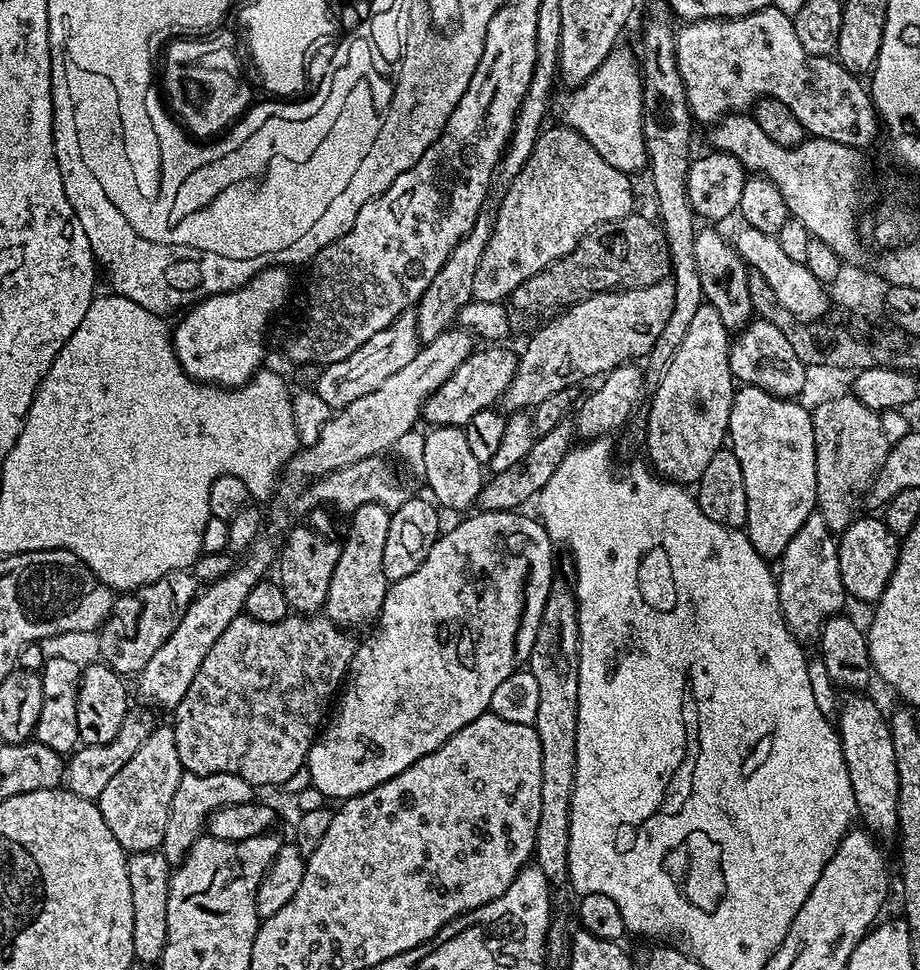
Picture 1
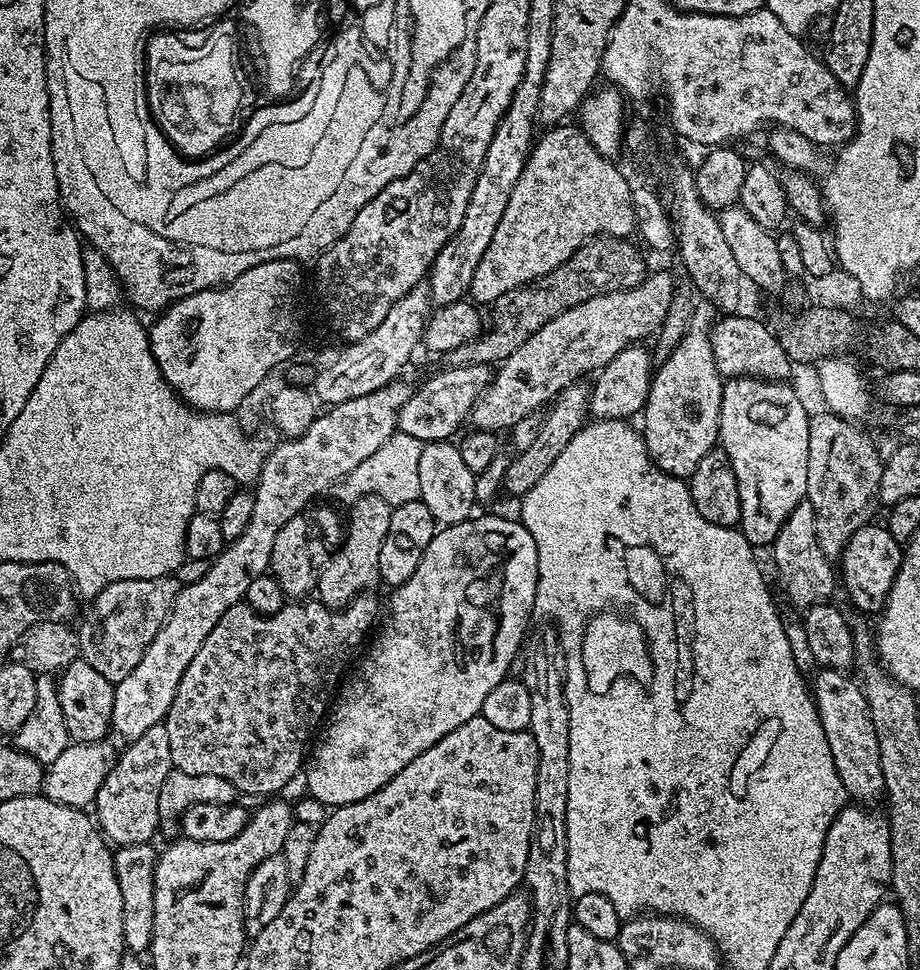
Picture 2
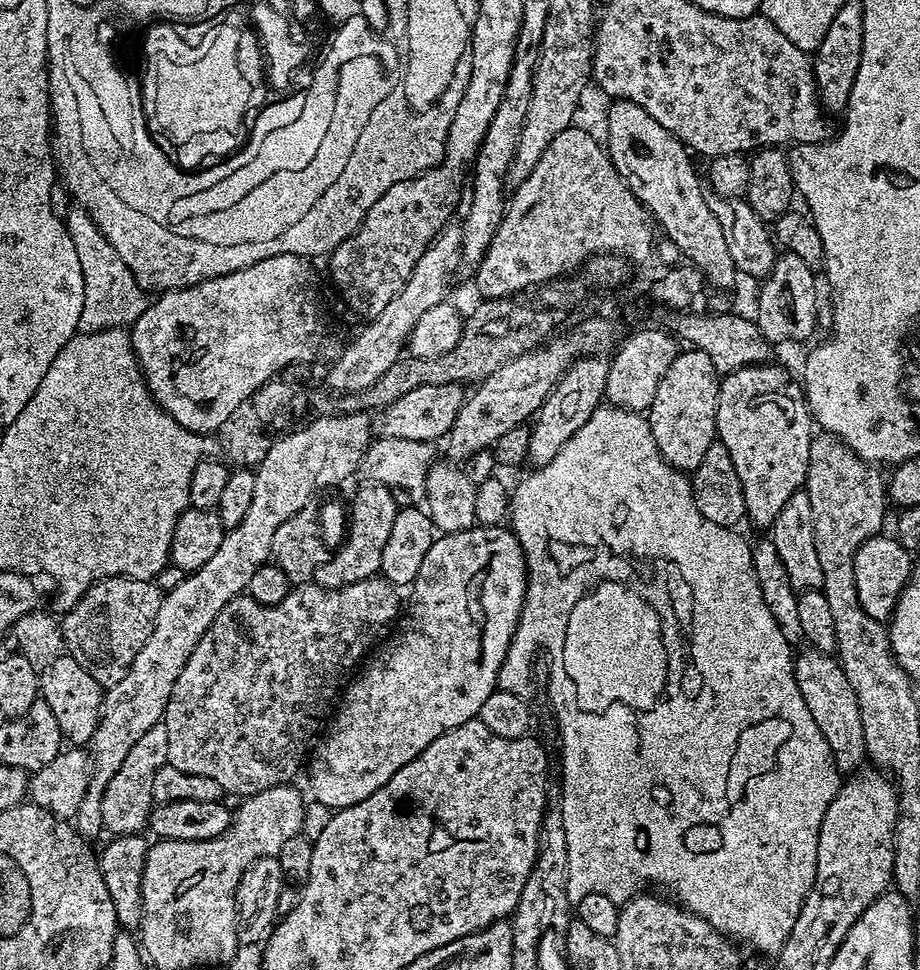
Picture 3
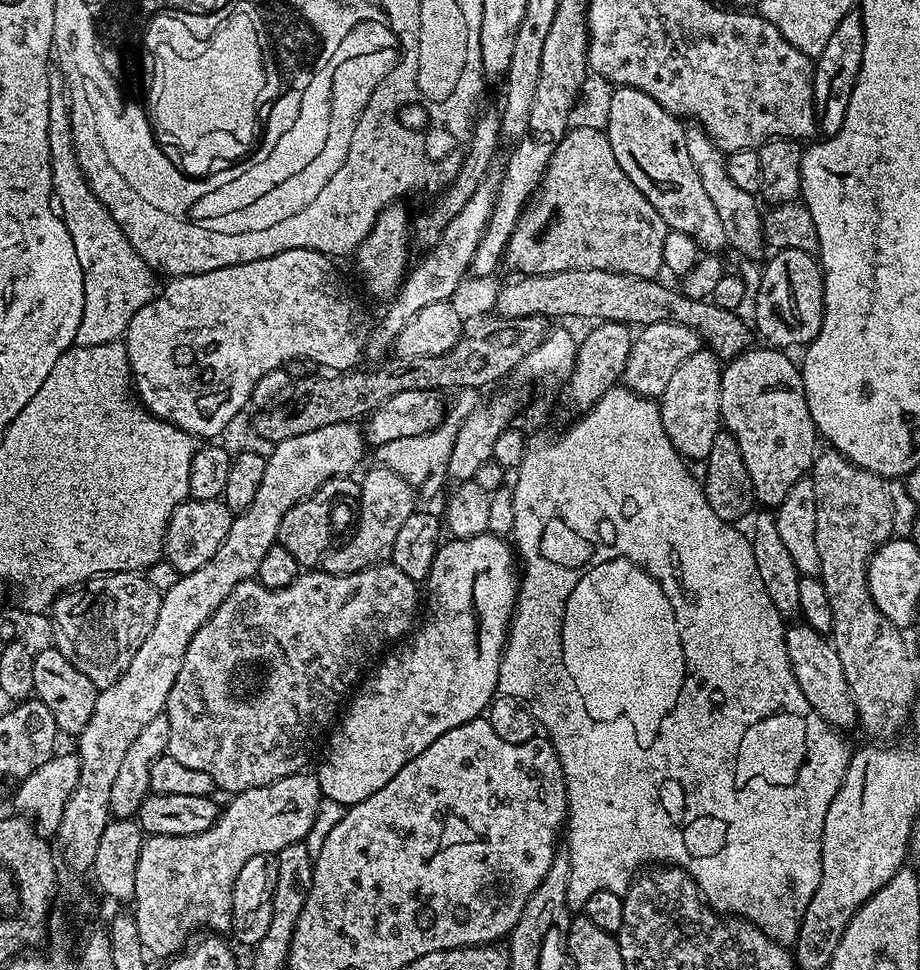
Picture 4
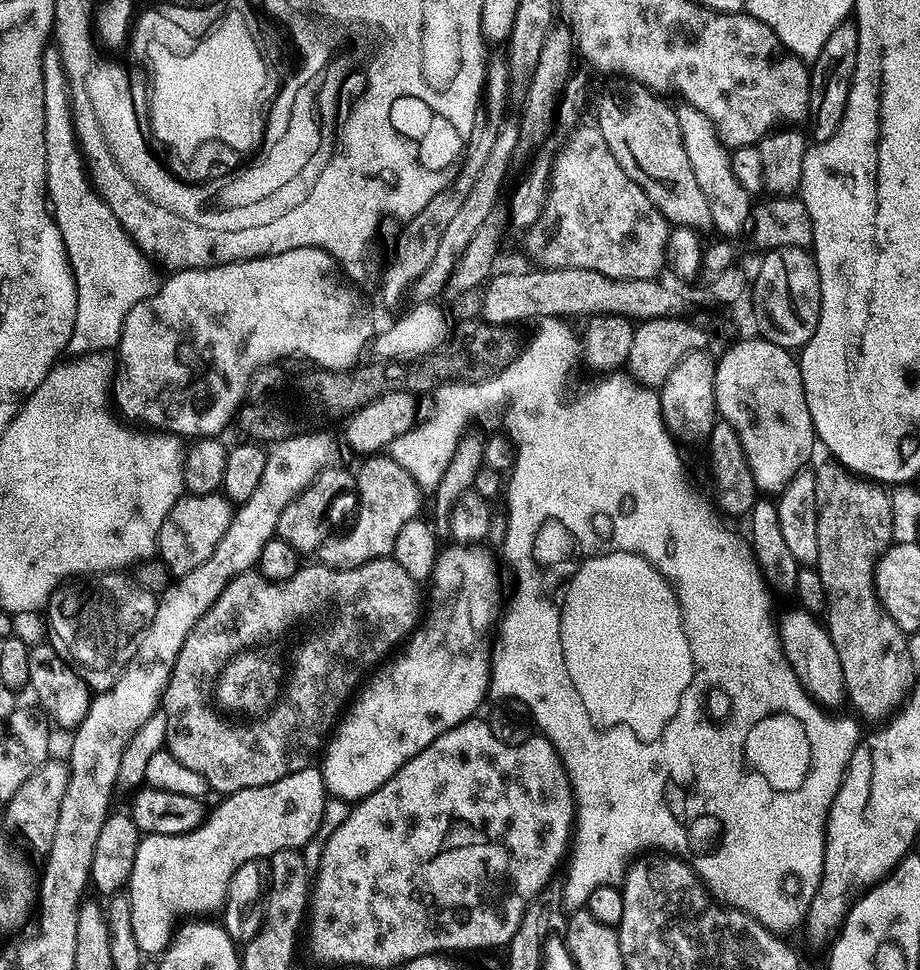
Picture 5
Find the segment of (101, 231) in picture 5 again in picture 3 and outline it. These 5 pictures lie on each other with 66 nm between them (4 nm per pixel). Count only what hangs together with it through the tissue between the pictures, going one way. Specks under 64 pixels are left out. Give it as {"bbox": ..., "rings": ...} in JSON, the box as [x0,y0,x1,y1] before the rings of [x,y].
{"bbox":[66,215,150,332],"rings":[[[87,215],[67,217],[66,223],[84,271],[83,327],[96,332],[135,324],[136,319],[148,309],[150,297],[144,293],[145,285],[133,272],[132,265]]]}

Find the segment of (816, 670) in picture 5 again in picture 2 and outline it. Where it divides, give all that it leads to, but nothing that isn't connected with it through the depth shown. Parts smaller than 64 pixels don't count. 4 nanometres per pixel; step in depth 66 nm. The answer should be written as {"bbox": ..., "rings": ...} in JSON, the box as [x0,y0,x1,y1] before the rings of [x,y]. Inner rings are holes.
{"bbox":[810,668,885,806],"rings":[[[820,668],[815,673],[816,685],[810,691],[828,738],[830,752],[842,778],[842,786],[853,801],[864,806],[875,805],[875,800],[885,795],[882,758],[874,718],[864,697],[863,687],[848,677],[847,671],[838,668]],[[856,799],[856,800],[855,800]]]}

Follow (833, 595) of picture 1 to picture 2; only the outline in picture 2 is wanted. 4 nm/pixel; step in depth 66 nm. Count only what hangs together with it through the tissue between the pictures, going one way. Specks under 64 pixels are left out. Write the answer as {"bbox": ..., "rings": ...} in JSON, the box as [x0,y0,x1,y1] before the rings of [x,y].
{"bbox":[770,499,838,606],"rings":[[[808,499],[790,514],[782,526],[775,542],[770,546],[770,552],[776,559],[776,568],[782,575],[788,576],[788,596],[796,604],[811,606],[825,603],[828,596],[838,588],[838,572],[832,569],[833,561],[828,557],[820,543],[818,542],[818,526],[816,525],[816,515],[814,506]]]}

